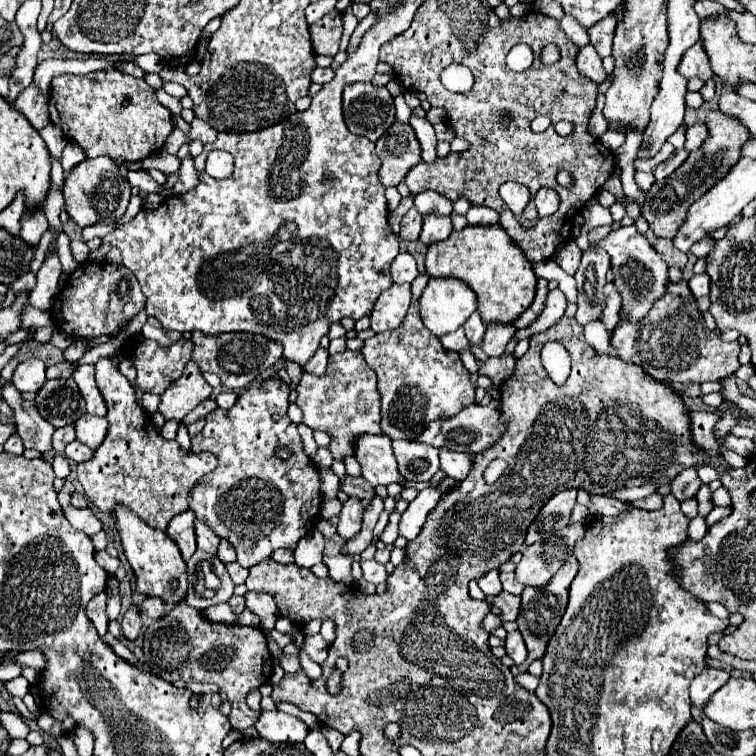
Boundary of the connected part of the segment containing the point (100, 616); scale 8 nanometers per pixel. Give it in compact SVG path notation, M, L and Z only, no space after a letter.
M100 592L86 606L86 616L90 618L100 636L104 636L108 630L108 616L104 610L106 610L106 592Z

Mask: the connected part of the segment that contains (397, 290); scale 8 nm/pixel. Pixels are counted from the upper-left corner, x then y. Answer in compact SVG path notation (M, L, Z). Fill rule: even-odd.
M392 284L388 290L384 290L372 310L372 324L370 328L374 332L384 332L398 328L406 316L406 310L410 306L412 294L410 284Z

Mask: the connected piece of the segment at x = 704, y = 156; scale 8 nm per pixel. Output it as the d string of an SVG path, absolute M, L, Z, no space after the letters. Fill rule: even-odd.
M708 112L706 126L710 130L710 138L700 146L700 150L690 152L686 162L674 174L670 174L664 180L656 180L652 184L652 188L646 192L642 216L646 218L646 222L650 224L650 228L654 230L654 234L658 238L670 238L670 240L674 238L674 234L686 220L688 208L702 194L706 194L706 190L710 190L710 186L714 186L714 182L718 182L720 178L724 178L728 174L730 166L734 166L734 162L738 162L738 158L742 154L740 152L742 144L750 138L748 130L744 130L744 126L740 122L734 122L734 118L726 118L726 114L722 114L722 112Z

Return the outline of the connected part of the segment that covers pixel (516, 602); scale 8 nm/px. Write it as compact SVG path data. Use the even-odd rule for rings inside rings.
M502 590L492 602L502 610L504 620L510 620L510 622L516 620L516 616L518 616L518 608L520 608L520 596L514 596L514 594Z

